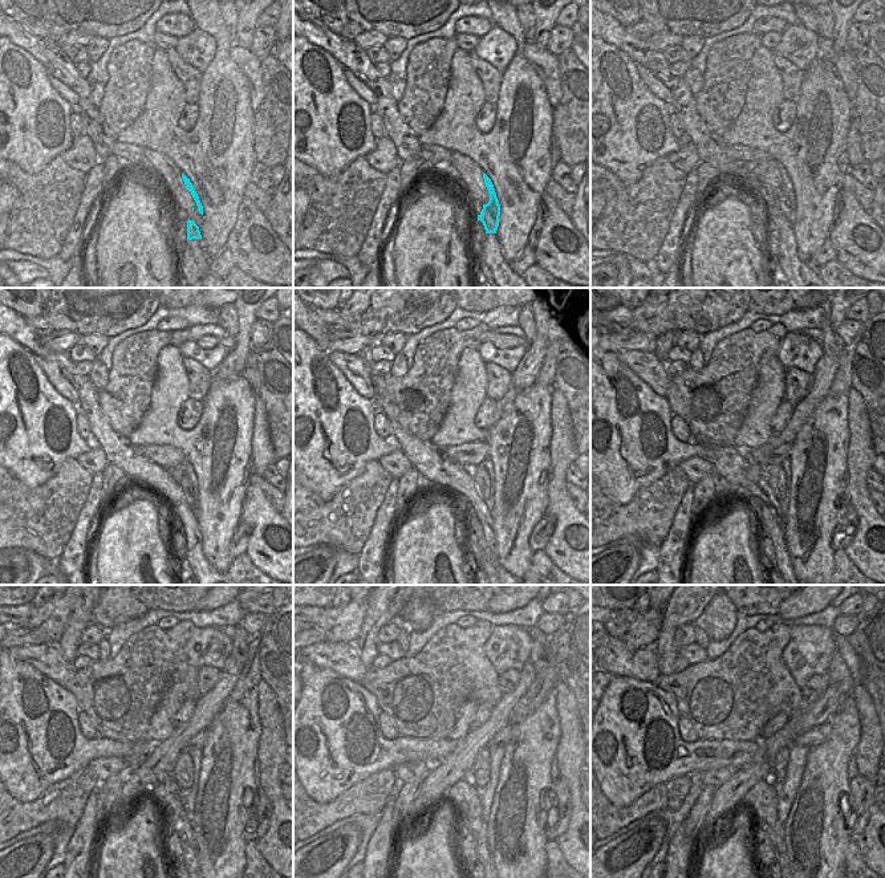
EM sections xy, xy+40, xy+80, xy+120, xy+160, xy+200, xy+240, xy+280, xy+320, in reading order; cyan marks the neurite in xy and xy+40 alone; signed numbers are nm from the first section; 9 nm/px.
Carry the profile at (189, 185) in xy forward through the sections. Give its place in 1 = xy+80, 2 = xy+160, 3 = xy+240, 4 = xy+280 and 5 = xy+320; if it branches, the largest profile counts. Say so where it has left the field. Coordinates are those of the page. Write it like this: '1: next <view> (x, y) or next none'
1: next xy+80 (784, 196)
2: next xy+160 (483, 475)
3: next xy+240 (183, 772)
4: next xy+280 (479, 776)
5: next xy+320 (778, 775)

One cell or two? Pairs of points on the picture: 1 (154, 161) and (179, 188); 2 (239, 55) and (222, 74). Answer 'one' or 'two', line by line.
1: one
2: two

